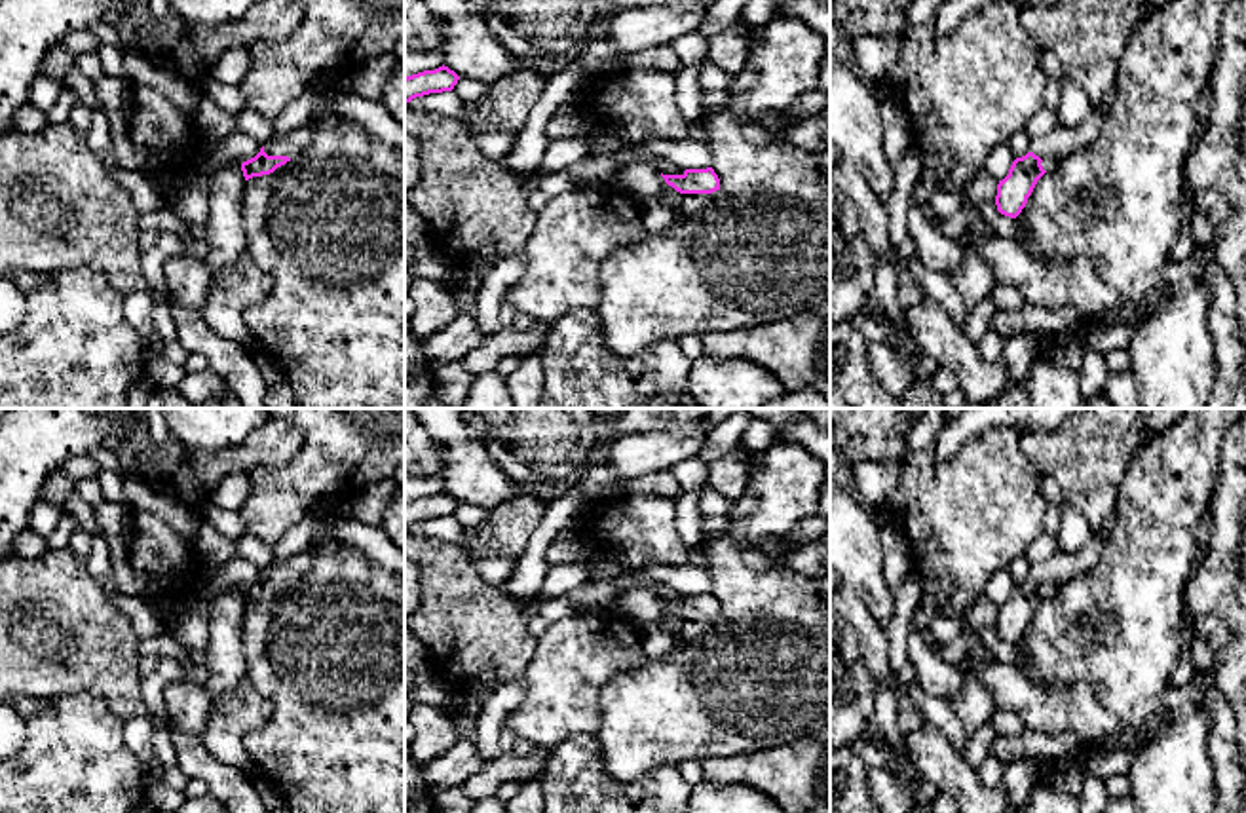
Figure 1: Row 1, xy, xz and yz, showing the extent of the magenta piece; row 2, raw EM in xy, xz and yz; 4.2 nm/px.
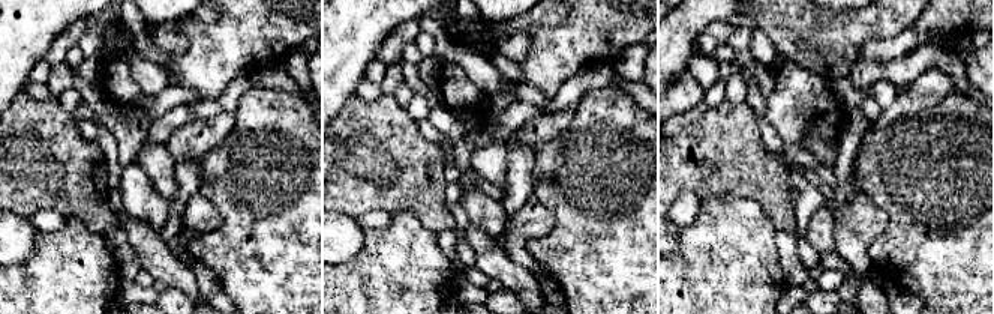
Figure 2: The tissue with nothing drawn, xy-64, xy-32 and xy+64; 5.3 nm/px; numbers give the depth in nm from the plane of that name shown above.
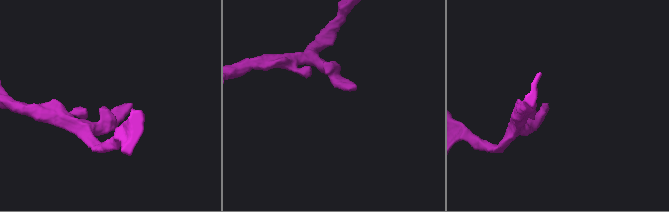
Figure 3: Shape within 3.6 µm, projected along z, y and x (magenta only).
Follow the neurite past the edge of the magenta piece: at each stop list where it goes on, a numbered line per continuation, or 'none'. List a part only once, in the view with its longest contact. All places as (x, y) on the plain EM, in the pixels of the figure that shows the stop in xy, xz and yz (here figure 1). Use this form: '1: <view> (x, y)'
1: xz (692, 629)

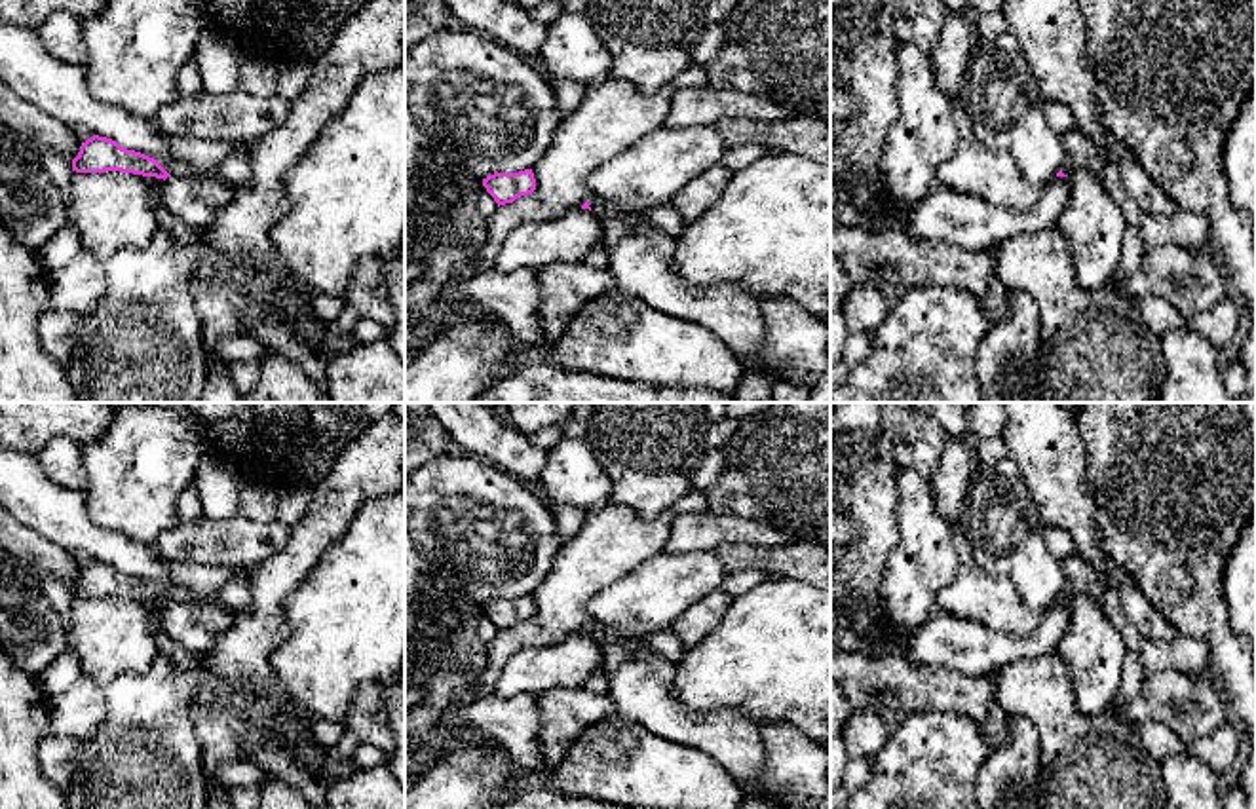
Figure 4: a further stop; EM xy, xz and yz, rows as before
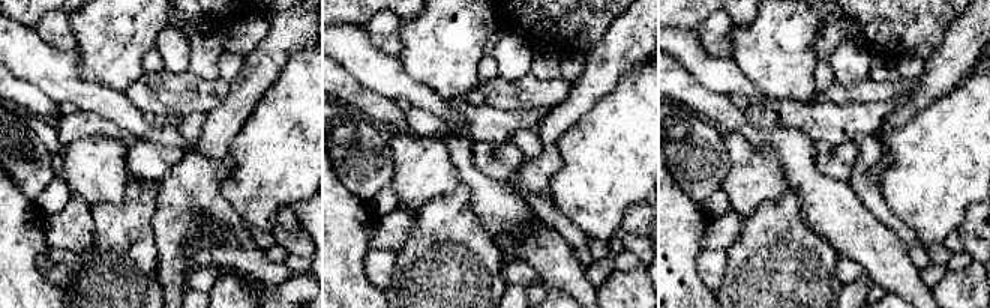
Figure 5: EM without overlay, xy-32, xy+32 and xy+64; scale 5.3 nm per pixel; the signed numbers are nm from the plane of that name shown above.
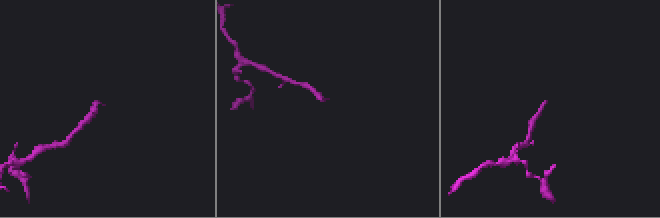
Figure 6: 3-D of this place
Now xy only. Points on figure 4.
1: xy (190, 582)

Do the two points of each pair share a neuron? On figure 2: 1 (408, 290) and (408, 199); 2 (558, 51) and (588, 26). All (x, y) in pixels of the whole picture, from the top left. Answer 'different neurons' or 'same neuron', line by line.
1: different neurons
2: same neuron

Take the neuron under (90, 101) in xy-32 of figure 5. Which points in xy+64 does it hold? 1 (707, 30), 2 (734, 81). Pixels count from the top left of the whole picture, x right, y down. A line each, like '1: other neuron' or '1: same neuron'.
1: other neuron
2: same neuron

